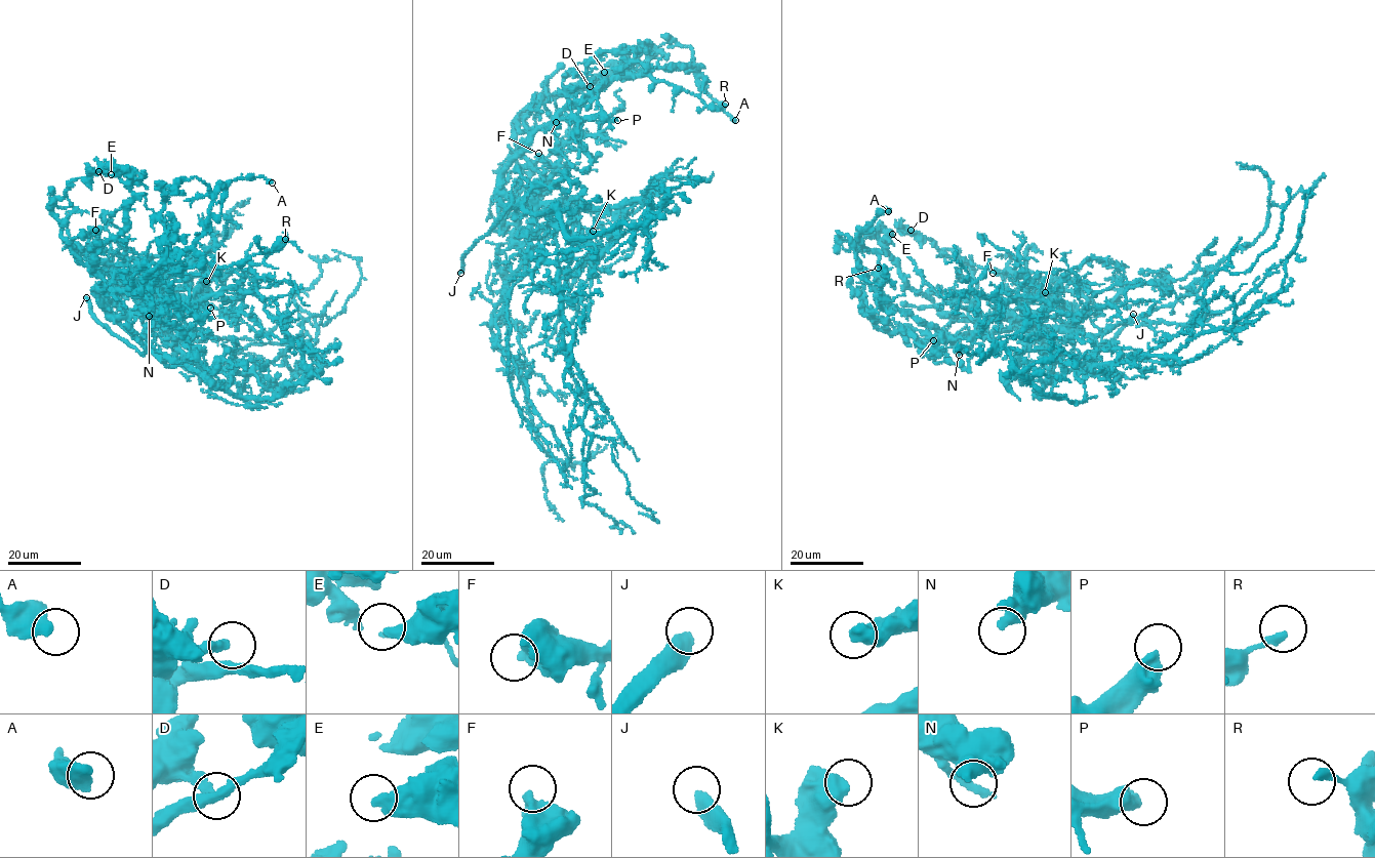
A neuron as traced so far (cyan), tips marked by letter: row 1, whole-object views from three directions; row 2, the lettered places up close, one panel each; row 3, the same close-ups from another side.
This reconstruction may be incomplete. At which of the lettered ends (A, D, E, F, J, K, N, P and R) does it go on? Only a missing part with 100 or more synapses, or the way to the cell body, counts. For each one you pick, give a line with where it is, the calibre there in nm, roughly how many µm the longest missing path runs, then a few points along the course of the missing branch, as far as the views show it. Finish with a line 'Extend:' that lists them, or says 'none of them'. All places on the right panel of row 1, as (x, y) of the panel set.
J: at (1133, 314); 440 nm thick; about 60 µm are missing; missing branch runs (1133, 314), (1167, 282), (1194, 273), (1194, 269), (1211, 268), (1216, 255), (1213, 254)
P: at (933, 340); 480 nm thick; about 45 µm are missing; missing branch runs (933, 340), (927, 337), (939, 334), (936, 316), (925, 270), (919, 264), (930, 255)
Extend: J, P

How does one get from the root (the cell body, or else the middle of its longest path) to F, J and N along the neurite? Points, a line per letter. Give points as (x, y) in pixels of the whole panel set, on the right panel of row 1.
F: (1072, 331), (1045, 330), (1029, 319), (1034, 286), (1058, 285), (1049, 290), (1018, 273), (993, 273)
J: (1072, 331), (1047, 331), (1045, 364), (1052, 372), (1062, 374), (1089, 360), (1133, 314)
N: (1072, 331), (1047, 331), (1042, 345), (1021, 328), (964, 333), (957, 337), (962, 346), (959, 355)

